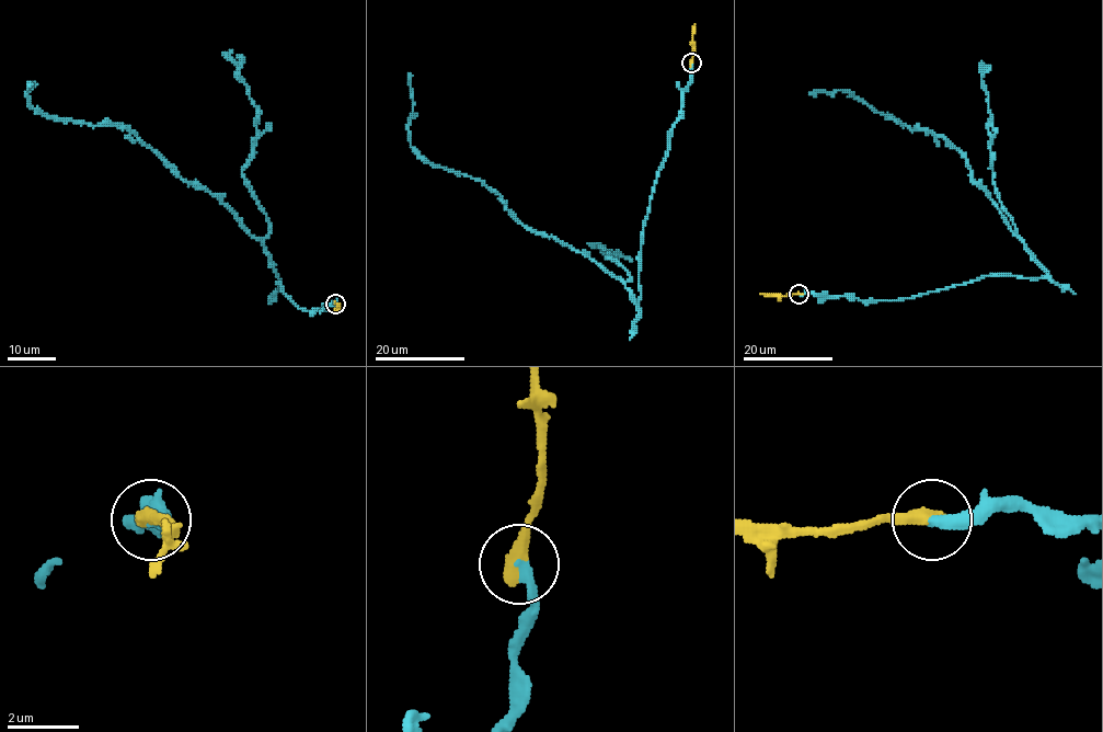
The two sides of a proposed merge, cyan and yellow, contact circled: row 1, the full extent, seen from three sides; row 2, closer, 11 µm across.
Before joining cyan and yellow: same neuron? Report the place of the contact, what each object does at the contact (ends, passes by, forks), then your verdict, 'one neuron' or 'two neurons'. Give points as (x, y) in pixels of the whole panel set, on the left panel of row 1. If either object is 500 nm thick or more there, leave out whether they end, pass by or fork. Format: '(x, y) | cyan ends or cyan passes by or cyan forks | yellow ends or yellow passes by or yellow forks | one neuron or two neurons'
(335, 304) | cyan ends | yellow ends | one neuron

